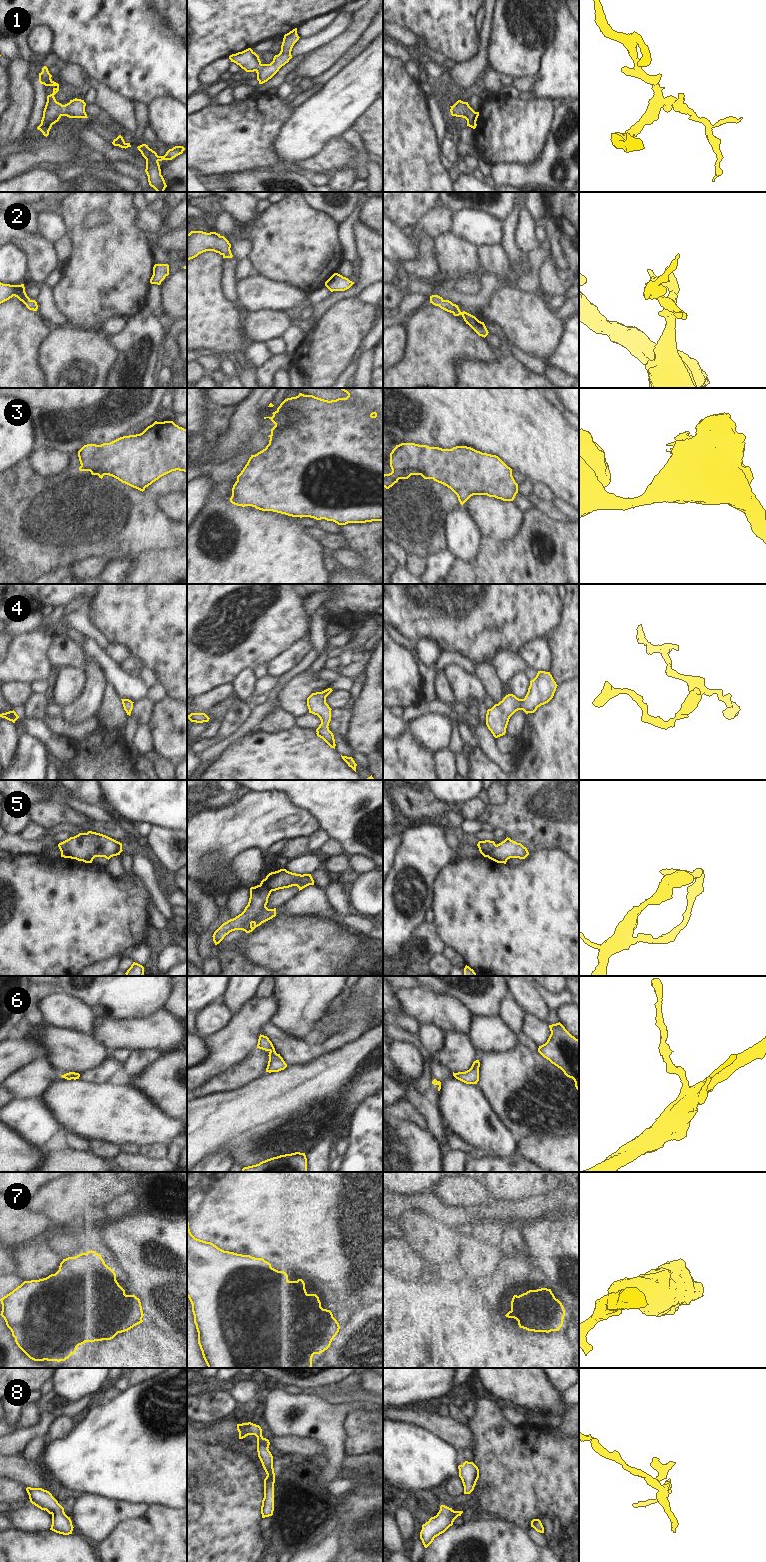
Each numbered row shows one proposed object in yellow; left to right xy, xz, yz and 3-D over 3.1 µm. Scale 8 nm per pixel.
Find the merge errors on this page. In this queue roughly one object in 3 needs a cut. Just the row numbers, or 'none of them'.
3, 5

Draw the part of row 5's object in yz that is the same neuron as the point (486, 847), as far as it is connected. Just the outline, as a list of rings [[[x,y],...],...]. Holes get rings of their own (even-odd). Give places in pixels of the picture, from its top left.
[[[485,840],[485,841],[479,841],[477,846],[479,848],[480,853],[484,857],[488,857],[494,850],[496,844],[494,841]]]

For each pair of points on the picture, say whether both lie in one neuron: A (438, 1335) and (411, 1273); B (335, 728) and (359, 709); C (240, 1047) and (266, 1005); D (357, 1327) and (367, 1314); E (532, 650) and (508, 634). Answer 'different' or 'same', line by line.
A: different
B: different
C: same
D: same
E: different

